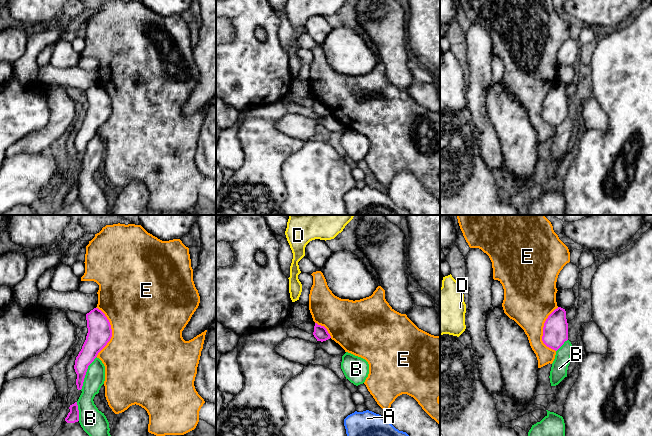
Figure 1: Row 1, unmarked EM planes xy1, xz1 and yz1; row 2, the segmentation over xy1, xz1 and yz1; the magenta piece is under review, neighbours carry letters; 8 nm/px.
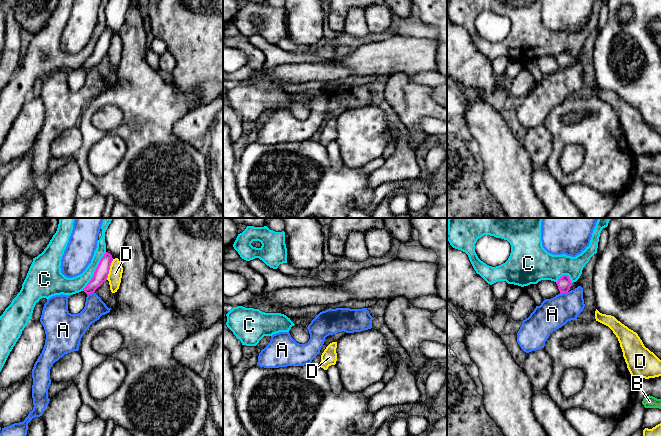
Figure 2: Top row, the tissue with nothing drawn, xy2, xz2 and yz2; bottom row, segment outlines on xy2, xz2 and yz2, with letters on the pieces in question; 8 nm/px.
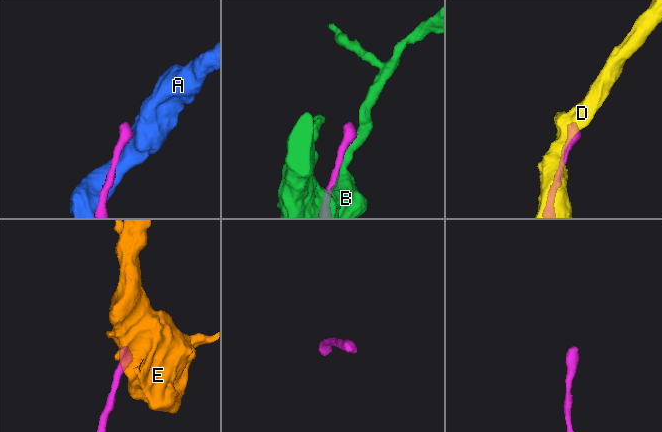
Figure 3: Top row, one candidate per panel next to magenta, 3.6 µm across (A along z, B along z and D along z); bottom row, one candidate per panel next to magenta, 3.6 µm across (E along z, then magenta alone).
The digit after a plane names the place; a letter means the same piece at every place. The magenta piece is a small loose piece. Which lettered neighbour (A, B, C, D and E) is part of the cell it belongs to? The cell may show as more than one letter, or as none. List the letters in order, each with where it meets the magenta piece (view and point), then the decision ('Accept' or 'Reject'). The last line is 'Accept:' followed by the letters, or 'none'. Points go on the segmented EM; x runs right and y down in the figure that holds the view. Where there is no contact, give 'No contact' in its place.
A: Touches magenta at yz2 (563, 292). Reject
B: Touches magenta at xy1 (85, 373). Reject
C: Touches magenta at xy2 (95, 271). Reject
D: Touches magenta at xy2 (109, 269). Reject
E: Touches magenta at xy1 (111, 332). Reject
Accept: none

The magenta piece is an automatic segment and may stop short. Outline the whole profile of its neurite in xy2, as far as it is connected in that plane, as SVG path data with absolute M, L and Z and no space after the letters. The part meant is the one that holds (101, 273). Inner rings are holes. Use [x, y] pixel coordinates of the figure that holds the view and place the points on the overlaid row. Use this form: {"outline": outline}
{"outline": "M108 252L101 258L92 279L87 286L79 293L70 295L68 298L68 311L71 314L80 313L86 302L86 297L94 293L108 278L111 263L113 261L112 255Z"}

